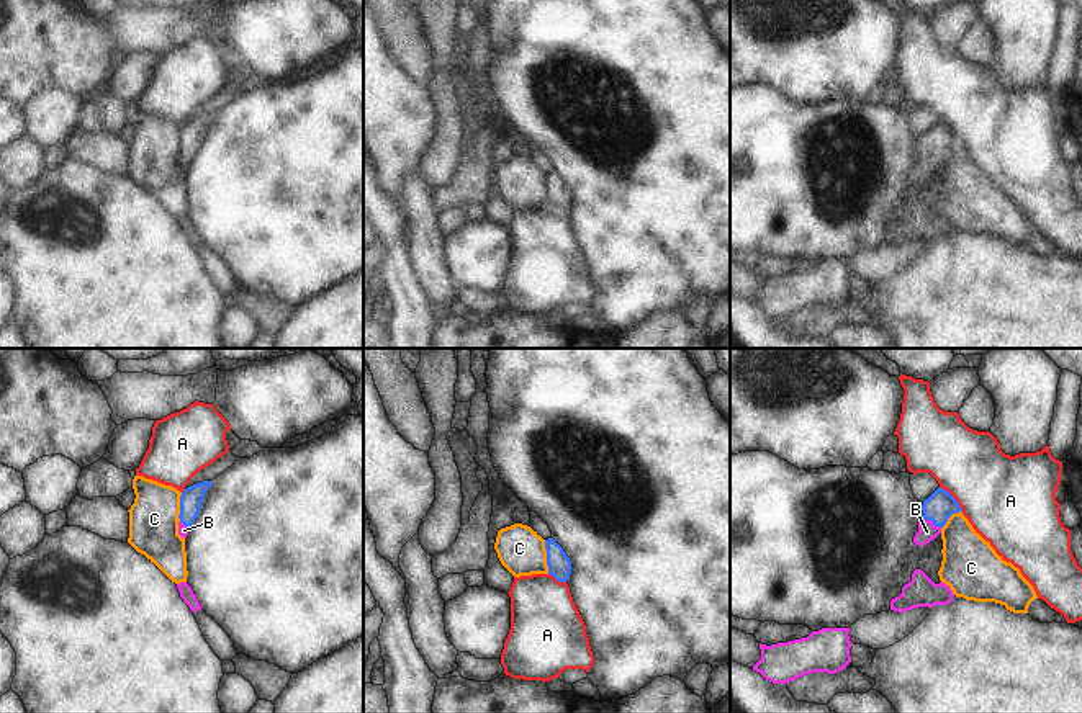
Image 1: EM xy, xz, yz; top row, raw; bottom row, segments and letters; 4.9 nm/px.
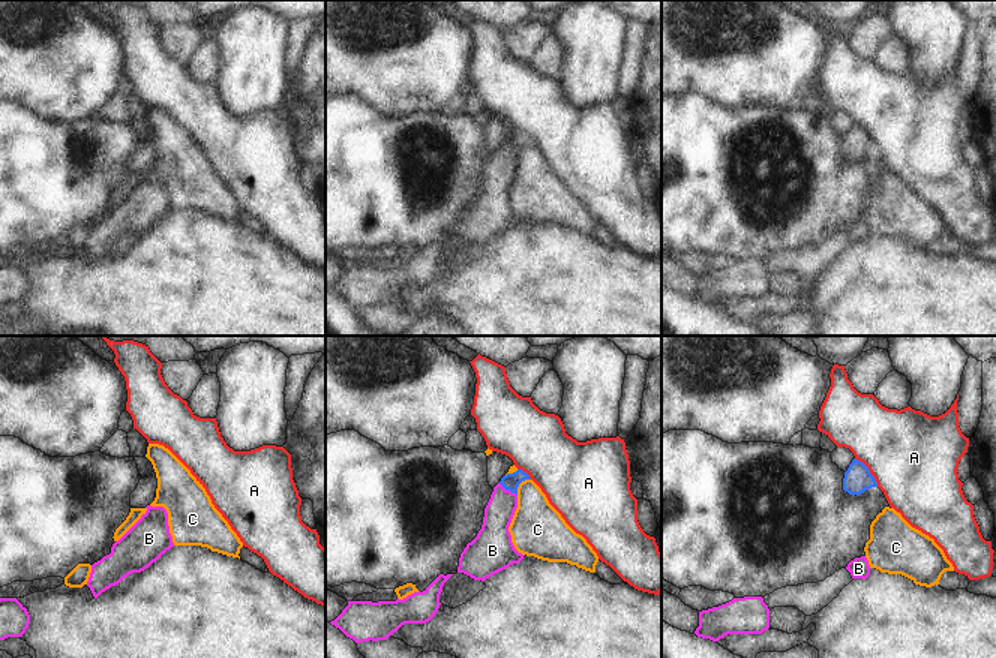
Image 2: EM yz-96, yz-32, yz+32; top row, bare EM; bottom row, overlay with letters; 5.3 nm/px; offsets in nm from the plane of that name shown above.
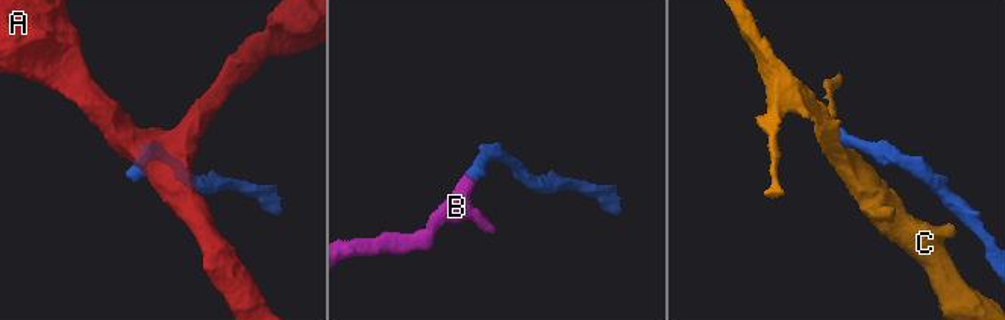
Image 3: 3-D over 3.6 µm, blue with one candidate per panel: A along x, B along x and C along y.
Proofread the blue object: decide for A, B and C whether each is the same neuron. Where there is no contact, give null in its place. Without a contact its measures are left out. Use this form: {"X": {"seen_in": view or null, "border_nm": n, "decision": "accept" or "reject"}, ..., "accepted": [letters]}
{"A": {"seen_in": "yz", "border_nm": 170, "decision": "reject"}, "B": {"seen_in": "yz", "border_nm": 120, "decision": "accept"}, "C": {"seen_in": "xz", "border_nm": 170, "decision": "reject"}, "accepted": ["B"]}

